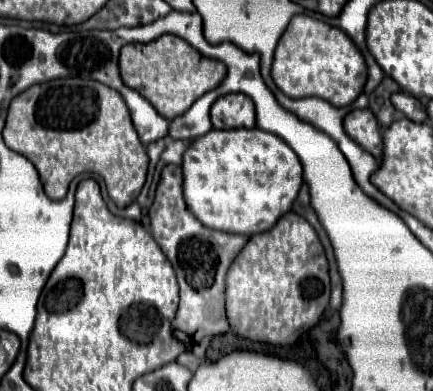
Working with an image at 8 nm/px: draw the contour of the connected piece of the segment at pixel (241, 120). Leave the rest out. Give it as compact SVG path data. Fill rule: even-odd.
M243 93L221 95L211 105L211 123L215 129L251 129L255 127L255 105Z

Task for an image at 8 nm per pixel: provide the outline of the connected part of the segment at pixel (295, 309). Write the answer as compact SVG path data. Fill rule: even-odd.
M285 213L273 229L249 237L227 271L225 311L237 337L293 345L303 329L313 327L329 305L329 267L313 227L297 213Z

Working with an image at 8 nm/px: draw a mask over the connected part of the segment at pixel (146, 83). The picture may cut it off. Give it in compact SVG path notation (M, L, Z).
M161 35L149 43L131 43L121 49L119 73L127 87L139 91L159 115L175 119L185 113L203 93L215 89L225 77L225 65L221 61L203 57L187 41L177 35Z

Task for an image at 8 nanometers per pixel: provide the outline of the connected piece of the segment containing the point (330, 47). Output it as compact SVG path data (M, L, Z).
M295 15L287 27L287 31L281 35L275 57L273 57L273 67L271 67L271 77L275 85L287 95L287 97L319 97L329 101L335 107L345 107L357 99L361 93L365 81L367 81L367 67L363 61L363 55L355 47L355 43L337 27L329 27L323 21L317 21L309 15Z

